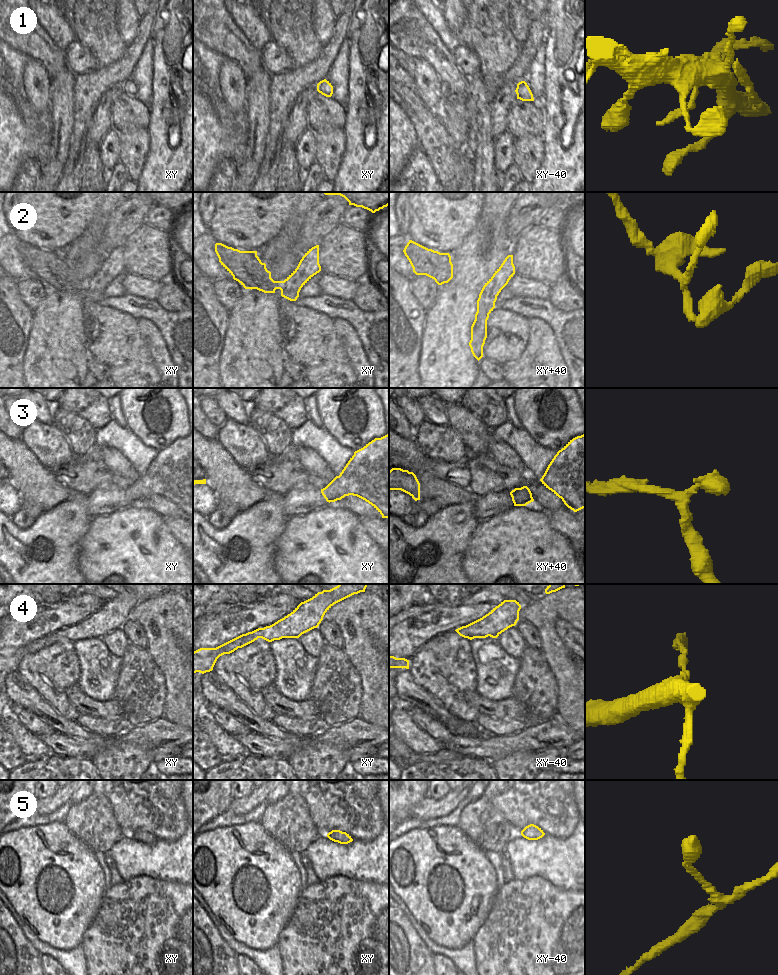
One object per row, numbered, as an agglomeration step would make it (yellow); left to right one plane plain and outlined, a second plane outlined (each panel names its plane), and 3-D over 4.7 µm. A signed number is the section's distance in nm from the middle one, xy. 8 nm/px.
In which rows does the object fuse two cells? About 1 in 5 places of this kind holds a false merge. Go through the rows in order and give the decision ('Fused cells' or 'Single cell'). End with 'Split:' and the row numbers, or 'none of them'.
1: Single cell
2: Single cell
3: Single cell
4: Single cell
5: Single cell
Split: none of them.

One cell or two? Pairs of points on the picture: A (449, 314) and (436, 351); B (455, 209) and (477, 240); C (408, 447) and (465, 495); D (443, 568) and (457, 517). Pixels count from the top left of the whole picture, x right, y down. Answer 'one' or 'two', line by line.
A: one
B: two
C: one
D: one

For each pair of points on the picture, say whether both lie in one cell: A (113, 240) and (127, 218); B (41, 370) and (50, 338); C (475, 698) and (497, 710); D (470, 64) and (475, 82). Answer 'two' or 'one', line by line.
A: one
B: one
C: one
D: two

